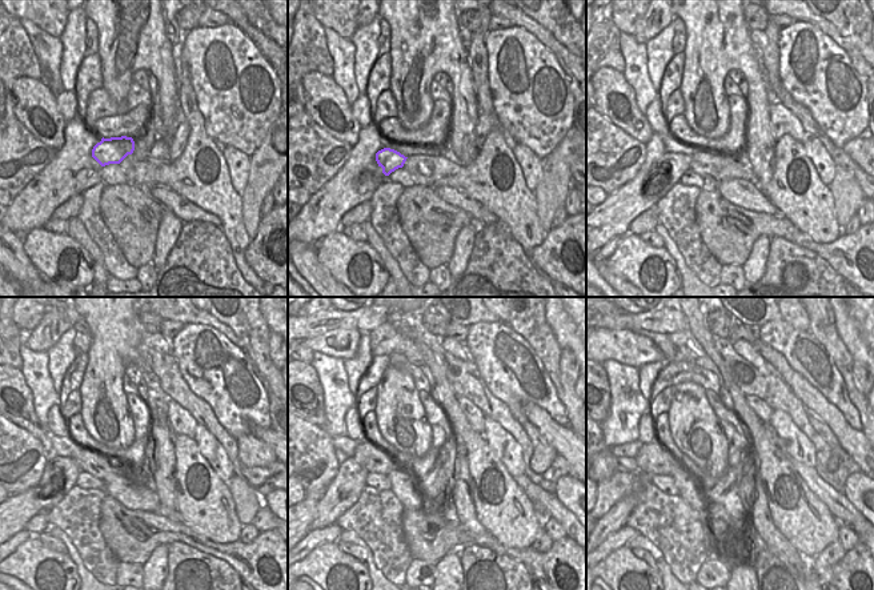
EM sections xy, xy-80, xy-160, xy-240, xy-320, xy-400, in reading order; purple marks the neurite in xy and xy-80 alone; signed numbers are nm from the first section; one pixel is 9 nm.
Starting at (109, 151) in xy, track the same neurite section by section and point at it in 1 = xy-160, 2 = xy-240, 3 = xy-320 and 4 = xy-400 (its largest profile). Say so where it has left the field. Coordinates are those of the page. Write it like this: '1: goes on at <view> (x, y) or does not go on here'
1: goes on at xy-160 (676, 164)
2: goes on at xy-240 (55, 484)
3: goes on at xy-320 (344, 490)
4: goes on at xy-400 (616, 518)

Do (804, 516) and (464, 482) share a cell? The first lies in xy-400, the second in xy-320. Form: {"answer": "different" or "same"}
{"answer": "different"}

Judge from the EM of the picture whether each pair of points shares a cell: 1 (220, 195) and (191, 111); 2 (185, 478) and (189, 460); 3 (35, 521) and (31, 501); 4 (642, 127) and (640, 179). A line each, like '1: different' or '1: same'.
1: same
2: same
3: different
4: different

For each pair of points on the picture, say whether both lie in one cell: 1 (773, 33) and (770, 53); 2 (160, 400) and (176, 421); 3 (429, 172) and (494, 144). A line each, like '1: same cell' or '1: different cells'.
1: same cell
2: different cells
3: same cell

